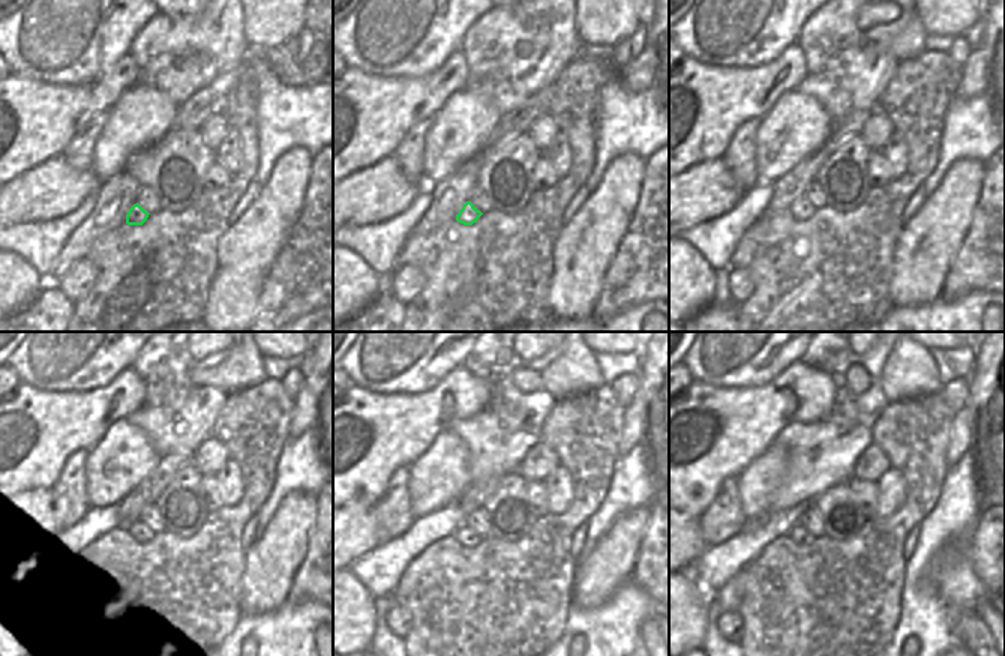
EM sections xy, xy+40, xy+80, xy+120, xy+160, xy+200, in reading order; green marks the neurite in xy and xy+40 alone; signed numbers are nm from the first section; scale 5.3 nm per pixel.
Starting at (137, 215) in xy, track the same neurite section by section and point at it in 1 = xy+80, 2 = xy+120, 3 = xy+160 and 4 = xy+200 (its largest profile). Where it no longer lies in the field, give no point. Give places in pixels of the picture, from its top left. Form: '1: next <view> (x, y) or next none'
1: next xy+80 (801, 209)
2: next xy+120 (123, 536)
3: next xy+160 (467, 538)
4: next xy+200 (798, 535)

